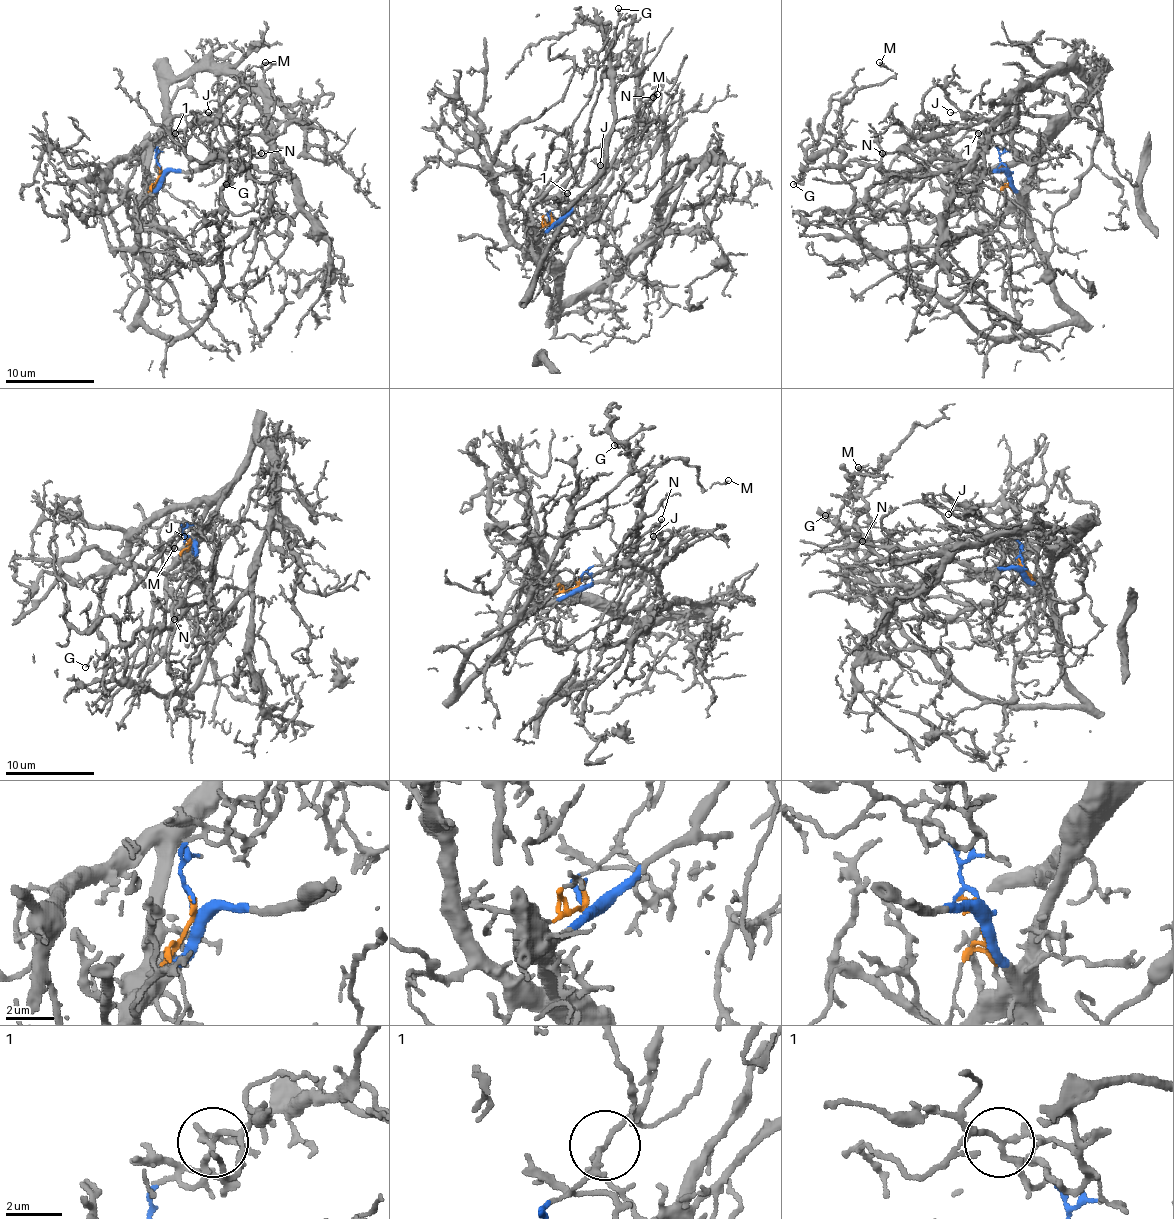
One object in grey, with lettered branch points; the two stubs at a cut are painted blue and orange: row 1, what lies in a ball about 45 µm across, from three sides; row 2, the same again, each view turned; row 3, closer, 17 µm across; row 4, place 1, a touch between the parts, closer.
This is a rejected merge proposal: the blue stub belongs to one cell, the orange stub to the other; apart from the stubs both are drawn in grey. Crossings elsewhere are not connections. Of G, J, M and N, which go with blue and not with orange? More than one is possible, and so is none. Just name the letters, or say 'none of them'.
G, J, M, N

